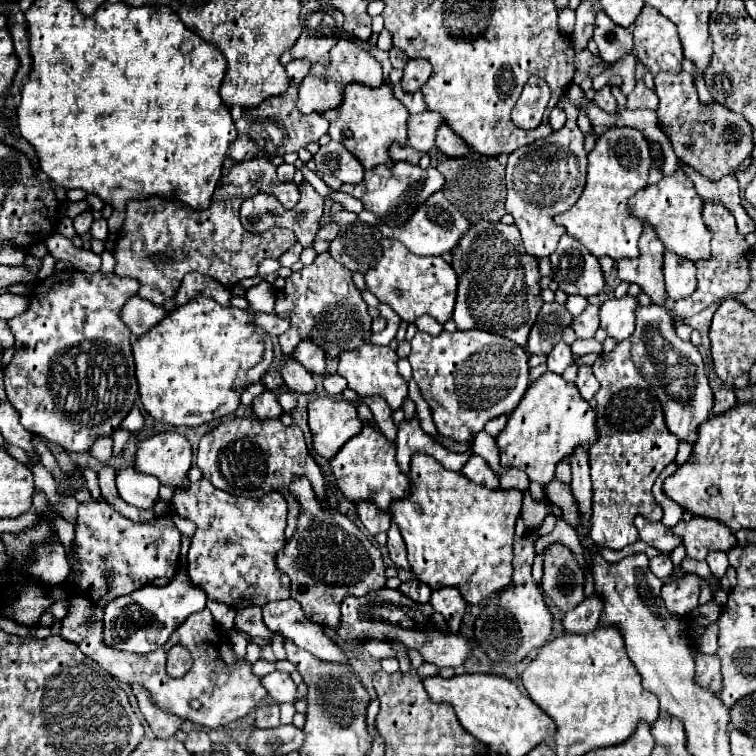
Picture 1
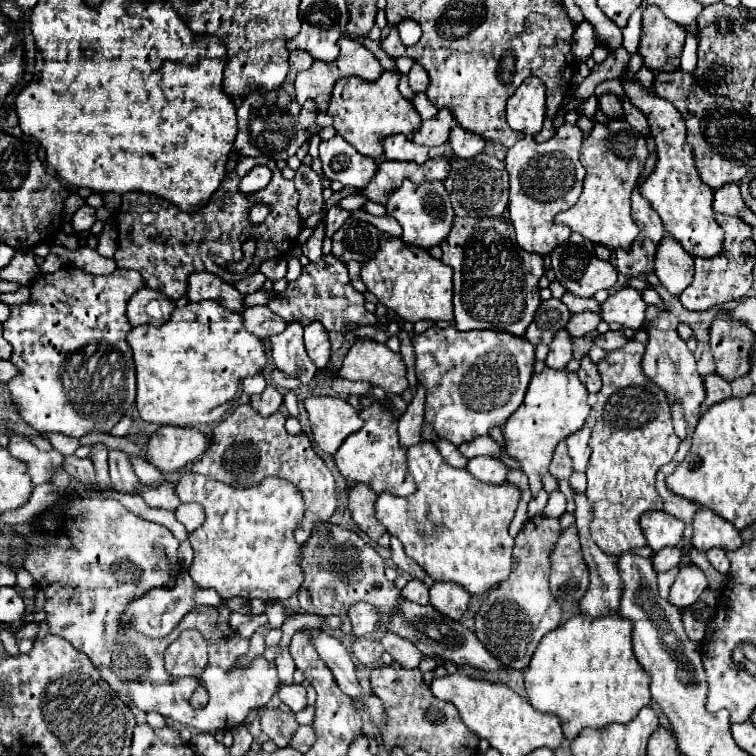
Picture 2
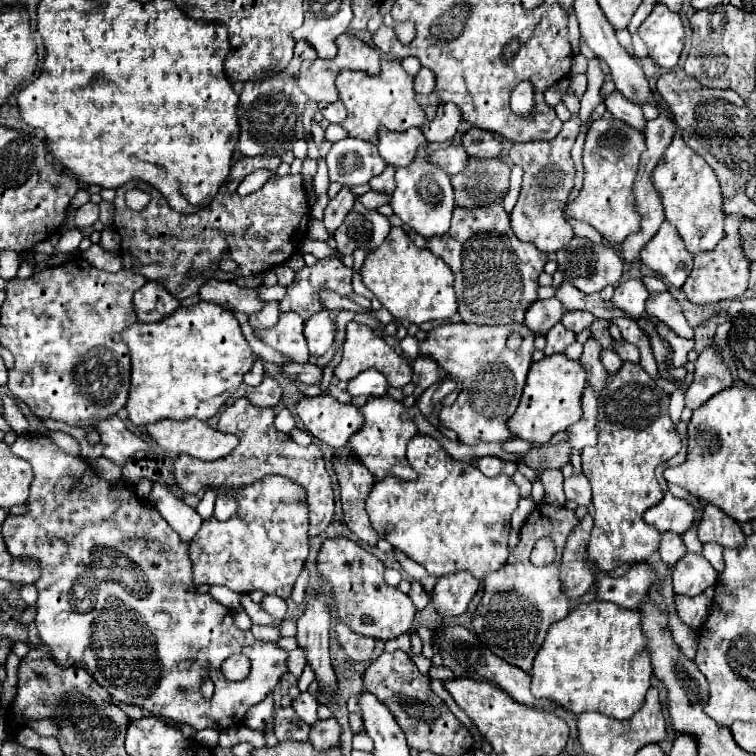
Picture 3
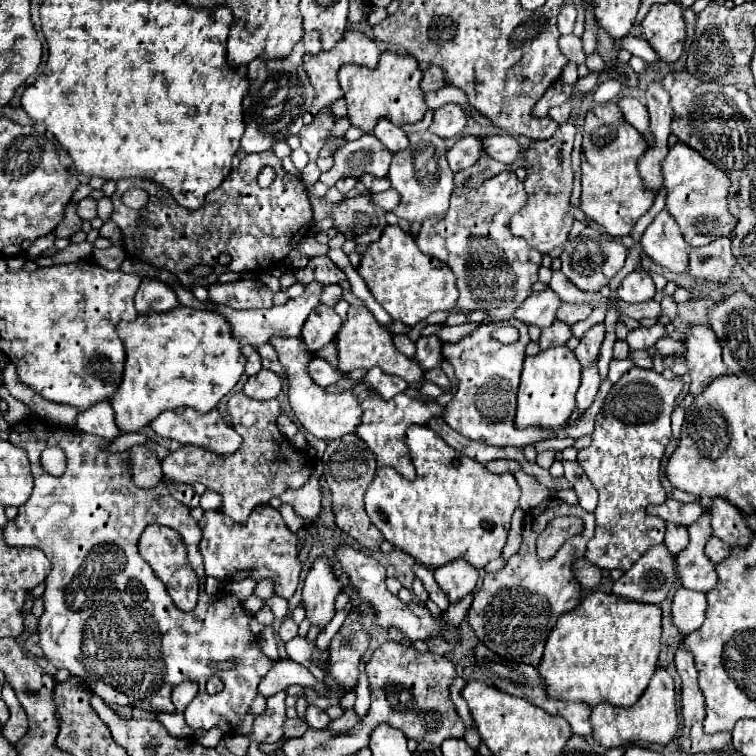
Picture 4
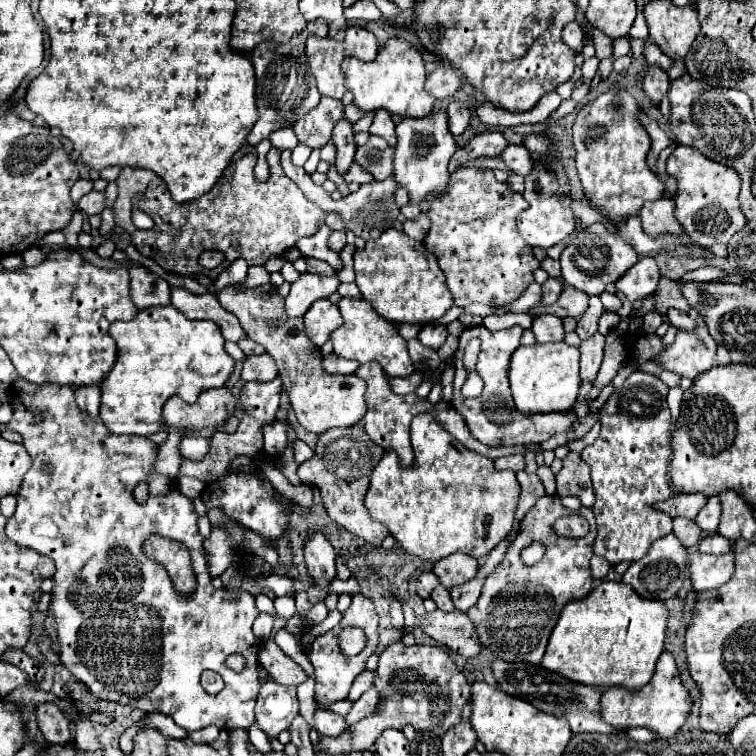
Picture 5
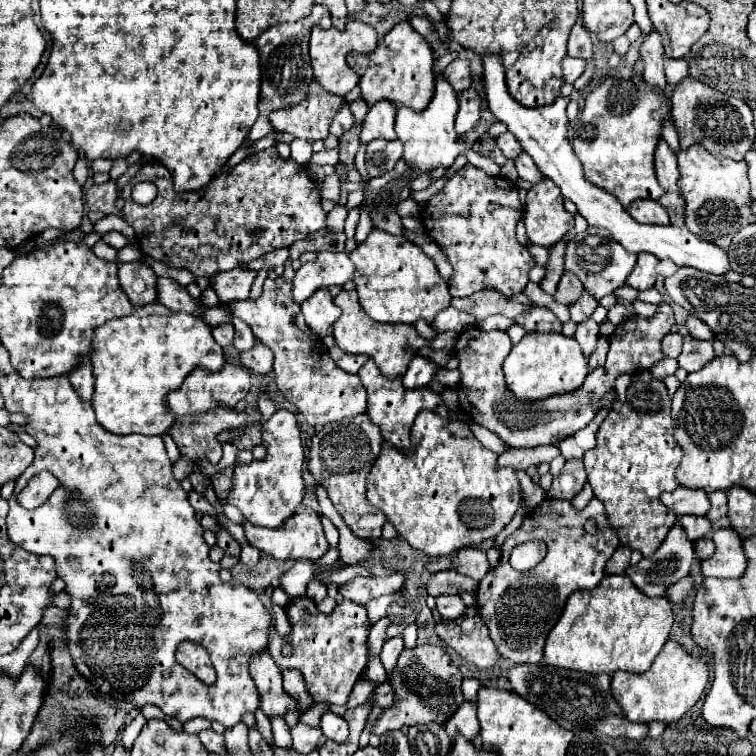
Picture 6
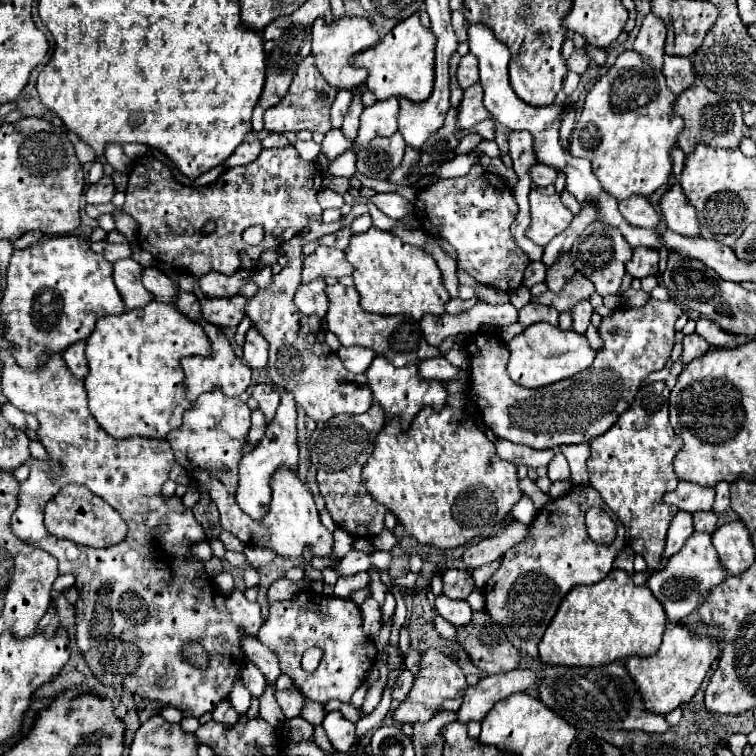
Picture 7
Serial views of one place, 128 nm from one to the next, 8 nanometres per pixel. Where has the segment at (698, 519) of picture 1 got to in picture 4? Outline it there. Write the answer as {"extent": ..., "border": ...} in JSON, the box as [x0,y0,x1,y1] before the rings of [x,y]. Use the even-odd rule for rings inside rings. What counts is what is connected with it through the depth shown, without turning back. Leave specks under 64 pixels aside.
{"extent":[712,498,754,548],"border":[[[724,498],[712,500],[712,530],[720,540],[728,540],[730,546],[746,548],[752,542],[754,532],[748,528],[744,514]]]}

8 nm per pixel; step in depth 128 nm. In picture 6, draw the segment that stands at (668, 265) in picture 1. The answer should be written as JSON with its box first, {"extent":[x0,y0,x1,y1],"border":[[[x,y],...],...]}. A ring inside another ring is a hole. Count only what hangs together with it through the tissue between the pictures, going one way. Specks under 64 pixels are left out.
{"extent":[626,200,670,224],"border":[[[634,200],[626,212],[640,224],[670,224],[666,210],[656,200]]]}

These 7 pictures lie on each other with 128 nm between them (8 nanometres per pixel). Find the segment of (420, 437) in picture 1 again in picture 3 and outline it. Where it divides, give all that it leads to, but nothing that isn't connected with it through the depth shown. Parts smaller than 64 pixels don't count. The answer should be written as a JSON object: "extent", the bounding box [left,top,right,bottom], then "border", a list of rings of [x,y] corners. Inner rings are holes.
{"extent":[412,356,446,398],"border":[[[418,356],[418,358],[414,360],[414,364],[412,364],[412,370],[414,370],[414,382],[418,384],[418,386],[416,386],[416,392],[414,392],[416,398],[418,398],[428,386],[432,386],[436,380],[440,380],[440,378],[446,376],[446,372],[444,372],[440,366],[436,366],[436,360],[434,360],[432,356]]]}

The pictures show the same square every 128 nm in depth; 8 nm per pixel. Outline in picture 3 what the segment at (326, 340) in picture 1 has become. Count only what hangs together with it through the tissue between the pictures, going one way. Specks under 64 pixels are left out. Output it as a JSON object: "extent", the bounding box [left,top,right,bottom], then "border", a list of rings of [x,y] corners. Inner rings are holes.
{"extent":[280,258,352,320],"border":[[[324,258],[314,266],[300,268],[280,302],[280,312],[298,312],[308,320],[322,310],[320,290],[334,290],[348,296],[352,292],[352,268],[346,268],[340,258]]]}

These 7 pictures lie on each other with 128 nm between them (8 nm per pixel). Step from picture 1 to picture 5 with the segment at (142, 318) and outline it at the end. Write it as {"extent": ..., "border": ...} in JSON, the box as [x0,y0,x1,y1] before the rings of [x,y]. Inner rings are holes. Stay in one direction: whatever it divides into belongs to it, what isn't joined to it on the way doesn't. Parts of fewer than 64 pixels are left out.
{"extent":[130,266,170,308],"border":[[[130,266],[130,296],[136,308],[170,304],[170,284],[142,266]]]}

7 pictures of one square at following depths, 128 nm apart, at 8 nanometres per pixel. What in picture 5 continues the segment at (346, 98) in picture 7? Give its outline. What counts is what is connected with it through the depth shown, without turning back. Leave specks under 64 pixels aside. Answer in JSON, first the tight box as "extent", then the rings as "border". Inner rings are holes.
{"extent":[332,118,356,174],"border":[[[340,118],[334,126],[334,132],[332,132],[332,142],[336,144],[336,170],[340,174],[344,174],[344,170],[348,170],[352,158],[354,158],[354,152],[356,152],[356,144],[354,144],[354,138],[352,138],[352,124],[346,120],[346,118]]]}

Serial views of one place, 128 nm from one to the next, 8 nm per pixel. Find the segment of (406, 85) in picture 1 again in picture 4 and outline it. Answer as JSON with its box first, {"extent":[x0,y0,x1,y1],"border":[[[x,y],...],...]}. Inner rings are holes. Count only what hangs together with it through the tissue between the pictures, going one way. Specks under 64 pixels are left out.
{"extent":[420,66,446,92],"border":[[[430,66],[426,72],[424,72],[424,78],[422,78],[422,84],[420,88],[424,92],[430,92],[430,90],[440,90],[446,86],[446,78],[444,78],[444,70],[440,66]]]}

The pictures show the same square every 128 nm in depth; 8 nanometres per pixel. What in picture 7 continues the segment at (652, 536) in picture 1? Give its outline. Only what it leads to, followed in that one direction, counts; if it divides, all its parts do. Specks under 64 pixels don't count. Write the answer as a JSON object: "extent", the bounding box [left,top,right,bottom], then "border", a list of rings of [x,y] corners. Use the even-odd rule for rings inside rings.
{"extent":[664,480,714,512],"border":[[[680,480],[678,488],[664,496],[664,502],[676,506],[678,510],[686,510],[686,512],[712,510],[714,488],[704,488],[700,484],[692,484],[692,482]]]}

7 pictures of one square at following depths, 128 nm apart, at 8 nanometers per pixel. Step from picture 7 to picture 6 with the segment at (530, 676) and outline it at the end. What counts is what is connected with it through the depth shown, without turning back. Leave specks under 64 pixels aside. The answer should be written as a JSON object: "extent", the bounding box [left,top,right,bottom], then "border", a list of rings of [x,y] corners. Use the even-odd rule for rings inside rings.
{"extent":[444,700,478,738],"border":[[[464,700],[462,706],[454,712],[454,716],[444,724],[450,736],[464,734],[466,738],[474,738],[478,734],[478,718],[476,718],[476,702]]]}

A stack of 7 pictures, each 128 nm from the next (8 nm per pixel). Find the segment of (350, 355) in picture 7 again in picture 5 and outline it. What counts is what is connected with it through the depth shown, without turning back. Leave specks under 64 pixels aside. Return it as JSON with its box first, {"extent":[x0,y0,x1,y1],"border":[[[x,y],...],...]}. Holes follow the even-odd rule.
{"extent":[324,352,360,374],"border":[[[334,352],[328,354],[328,356],[324,356],[324,368],[326,368],[328,374],[354,374],[358,366],[360,366],[360,362],[340,358]]]}

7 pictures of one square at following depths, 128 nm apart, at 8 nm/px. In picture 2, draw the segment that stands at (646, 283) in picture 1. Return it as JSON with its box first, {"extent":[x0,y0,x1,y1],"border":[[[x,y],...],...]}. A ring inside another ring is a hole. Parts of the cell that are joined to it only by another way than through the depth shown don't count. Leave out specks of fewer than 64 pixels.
{"extent":[616,186,664,278],"border":[[[638,186],[632,192],[632,218],[640,226],[640,234],[632,242],[630,250],[616,250],[616,268],[628,278],[652,272],[656,246],[664,236],[664,224],[660,224],[660,216],[656,216],[656,210],[652,210]]]}

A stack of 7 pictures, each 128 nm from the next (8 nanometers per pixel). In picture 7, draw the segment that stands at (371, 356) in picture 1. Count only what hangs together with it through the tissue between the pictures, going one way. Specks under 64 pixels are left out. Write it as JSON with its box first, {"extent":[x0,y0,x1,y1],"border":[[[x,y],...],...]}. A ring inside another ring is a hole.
{"extent":[326,284,440,366],"border":[[[342,284],[326,286],[328,296],[328,312],[326,312],[326,328],[334,332],[342,346],[366,346],[372,348],[376,354],[388,358],[394,366],[404,366],[412,360],[428,360],[438,358],[440,350],[436,346],[428,346],[420,332],[420,324],[414,318],[406,318],[402,314],[396,316],[372,316],[358,306],[358,292],[356,288],[348,288]]]}

